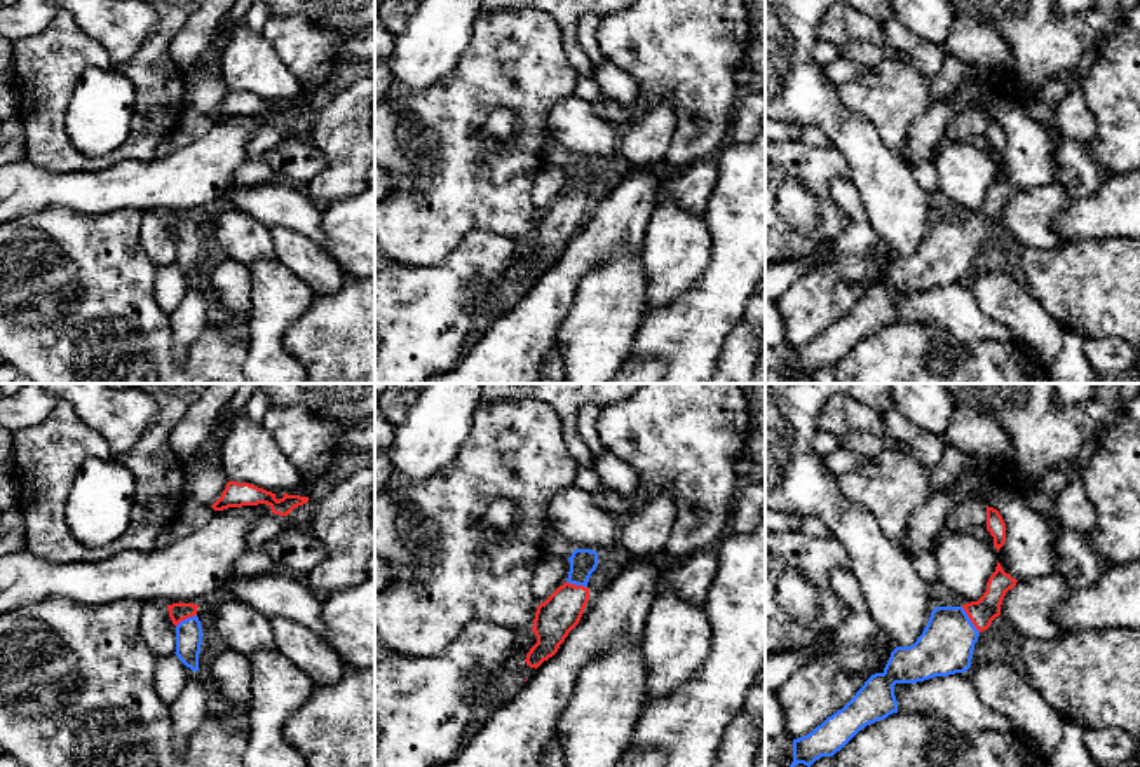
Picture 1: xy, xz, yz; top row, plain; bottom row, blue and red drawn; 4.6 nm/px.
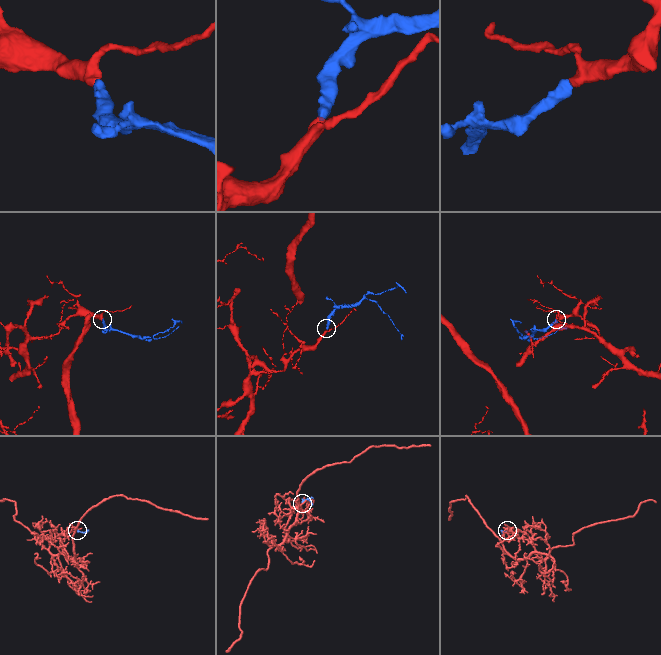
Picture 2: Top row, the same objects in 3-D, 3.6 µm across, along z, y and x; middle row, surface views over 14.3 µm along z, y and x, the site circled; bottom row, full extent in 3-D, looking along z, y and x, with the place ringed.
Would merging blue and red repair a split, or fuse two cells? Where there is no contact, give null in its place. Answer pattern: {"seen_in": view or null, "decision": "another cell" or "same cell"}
{"seen_in": "yz", "decision": "same cell"}

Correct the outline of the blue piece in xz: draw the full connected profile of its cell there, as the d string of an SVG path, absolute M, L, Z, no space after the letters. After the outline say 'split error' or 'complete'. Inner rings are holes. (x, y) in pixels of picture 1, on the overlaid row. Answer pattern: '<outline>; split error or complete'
M575 549L570 561L568 579L544 603L537 607L532 631L537 643L526 654L525 662L539 668L553 657L568 633L579 624L589 600L589 577L598 567L598 553Z; split error

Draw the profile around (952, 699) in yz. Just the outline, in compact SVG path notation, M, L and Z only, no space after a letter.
M962 673L917 683L896 683L898 713L938 716L957 739L978 730L1018 732L1013 720L985 706Z

